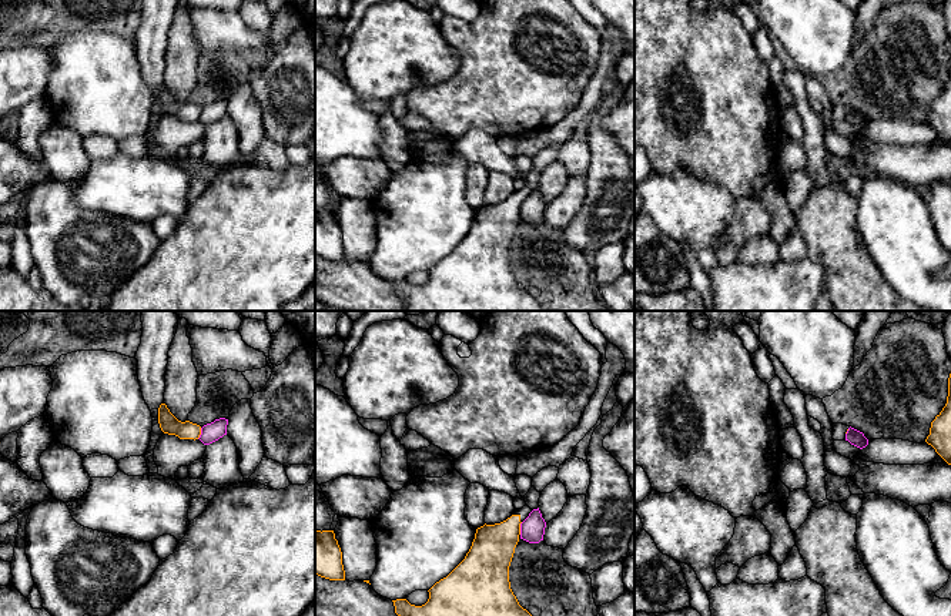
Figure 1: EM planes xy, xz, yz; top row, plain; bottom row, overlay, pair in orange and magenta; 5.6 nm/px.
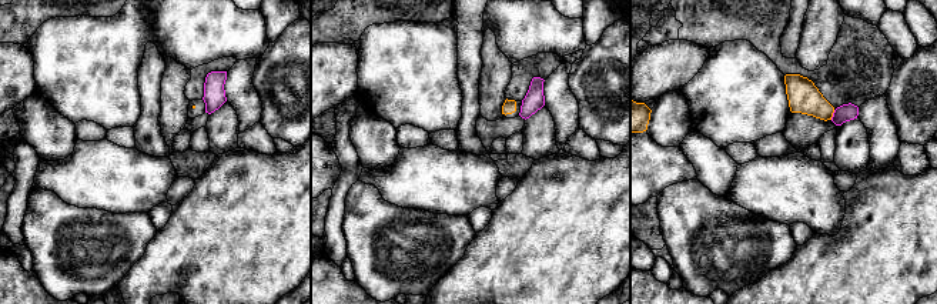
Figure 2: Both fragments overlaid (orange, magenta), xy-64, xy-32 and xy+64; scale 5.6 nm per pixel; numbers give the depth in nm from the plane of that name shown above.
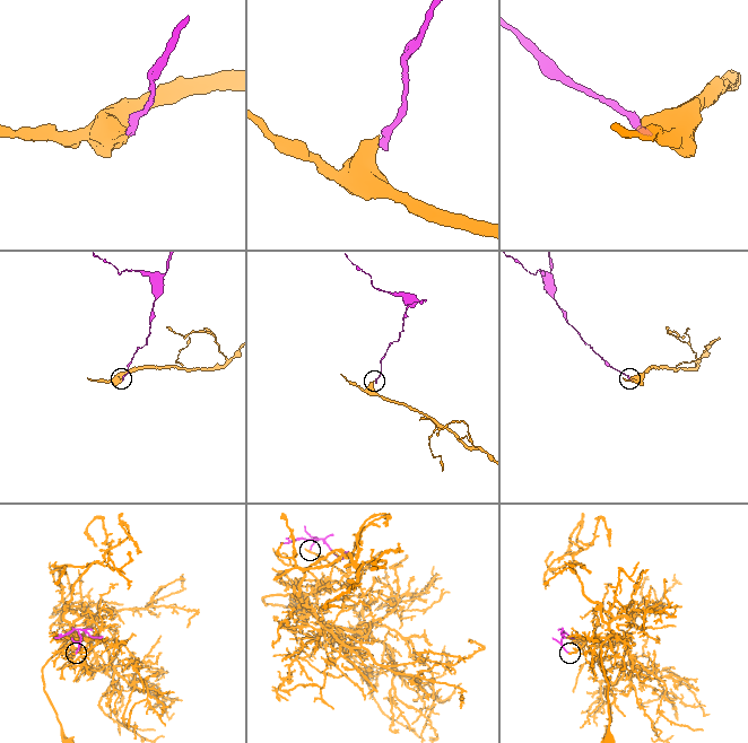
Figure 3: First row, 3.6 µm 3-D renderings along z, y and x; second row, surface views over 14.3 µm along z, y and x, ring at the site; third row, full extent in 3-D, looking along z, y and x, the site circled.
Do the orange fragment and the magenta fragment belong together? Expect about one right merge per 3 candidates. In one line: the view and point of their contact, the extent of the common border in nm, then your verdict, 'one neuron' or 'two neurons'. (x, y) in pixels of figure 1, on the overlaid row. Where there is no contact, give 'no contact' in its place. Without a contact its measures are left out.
xz (519, 528) | 70 nm | two neurons

